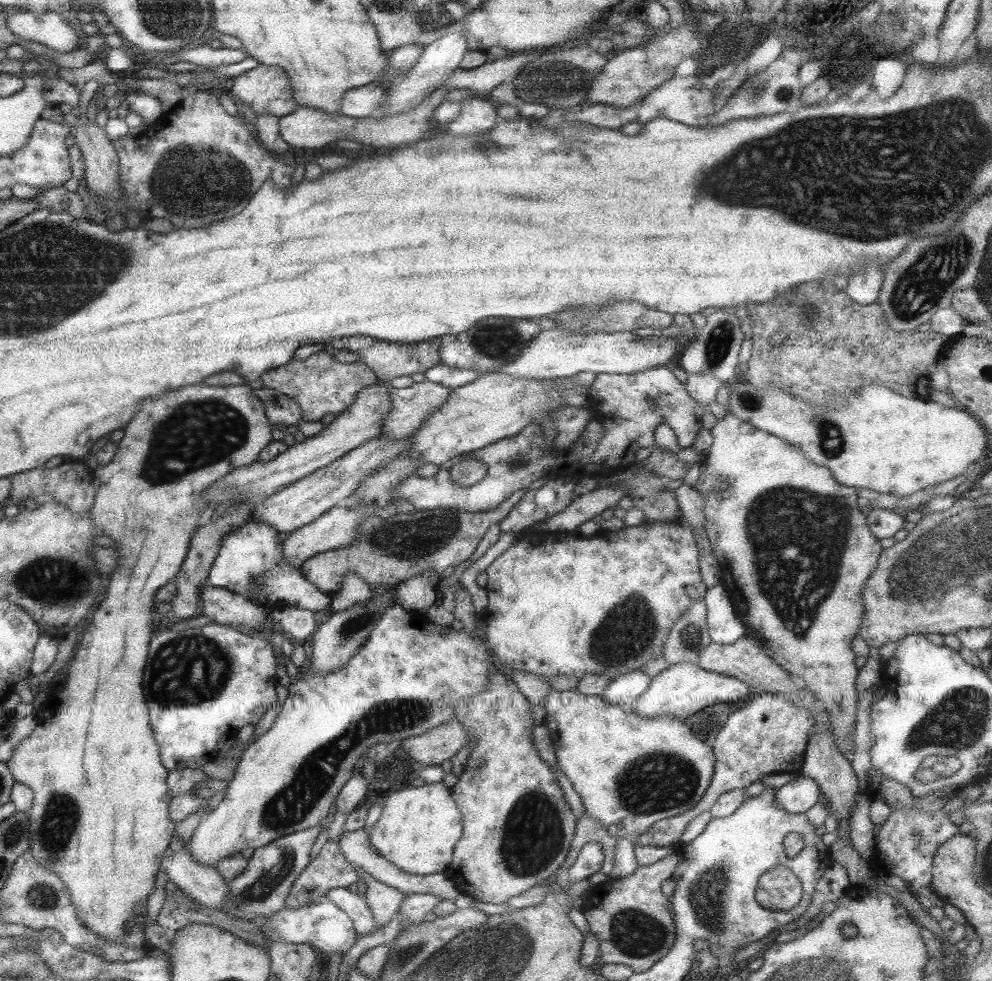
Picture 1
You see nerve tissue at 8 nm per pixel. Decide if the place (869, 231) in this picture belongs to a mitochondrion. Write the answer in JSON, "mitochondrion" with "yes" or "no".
{"mitochondrion":"yes"}

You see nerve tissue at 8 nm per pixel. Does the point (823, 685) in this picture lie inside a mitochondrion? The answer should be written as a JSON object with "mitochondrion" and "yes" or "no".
{"mitochondrion":"no"}

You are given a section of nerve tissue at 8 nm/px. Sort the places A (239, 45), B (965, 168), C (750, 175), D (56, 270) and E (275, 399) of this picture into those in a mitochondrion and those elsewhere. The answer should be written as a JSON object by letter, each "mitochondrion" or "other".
{"A":"other","B":"mitochondrion","C":"mitochondrion","D":"mitochondrion","E":"other"}

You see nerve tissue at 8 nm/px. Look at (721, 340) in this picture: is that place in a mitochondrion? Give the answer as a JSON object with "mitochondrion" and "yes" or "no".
{"mitochondrion":"yes"}

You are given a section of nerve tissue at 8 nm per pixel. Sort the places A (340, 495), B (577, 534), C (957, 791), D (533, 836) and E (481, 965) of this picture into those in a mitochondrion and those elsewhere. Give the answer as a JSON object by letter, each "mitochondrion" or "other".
{"A":"other","B":"other","C":"other","D":"mitochondrion","E":"mitochondrion"}

